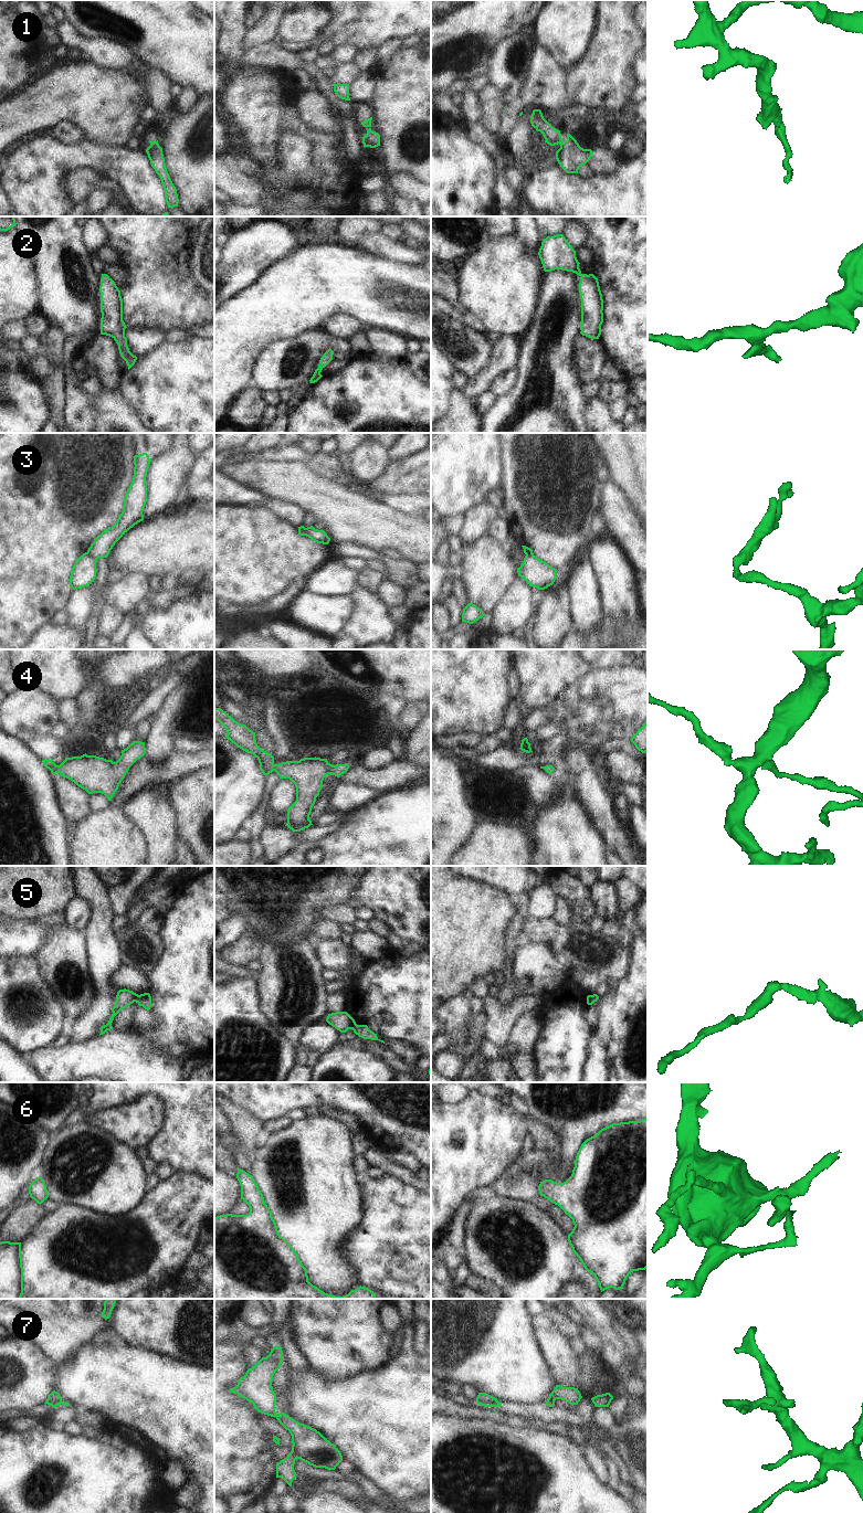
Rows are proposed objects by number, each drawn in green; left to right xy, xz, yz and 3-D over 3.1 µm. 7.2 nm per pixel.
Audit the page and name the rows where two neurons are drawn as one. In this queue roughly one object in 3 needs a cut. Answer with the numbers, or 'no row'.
3, 5, 7

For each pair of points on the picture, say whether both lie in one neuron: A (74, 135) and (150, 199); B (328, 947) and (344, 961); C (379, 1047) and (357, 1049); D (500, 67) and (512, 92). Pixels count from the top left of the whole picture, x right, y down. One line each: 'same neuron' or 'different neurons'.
A: different neurons
B: same neuron
C: different neurons
D: same neuron

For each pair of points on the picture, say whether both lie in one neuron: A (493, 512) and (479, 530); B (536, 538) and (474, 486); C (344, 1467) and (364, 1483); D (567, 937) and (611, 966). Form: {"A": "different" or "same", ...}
{"A": "same", "B": "different", "C": "same", "D": "same"}

